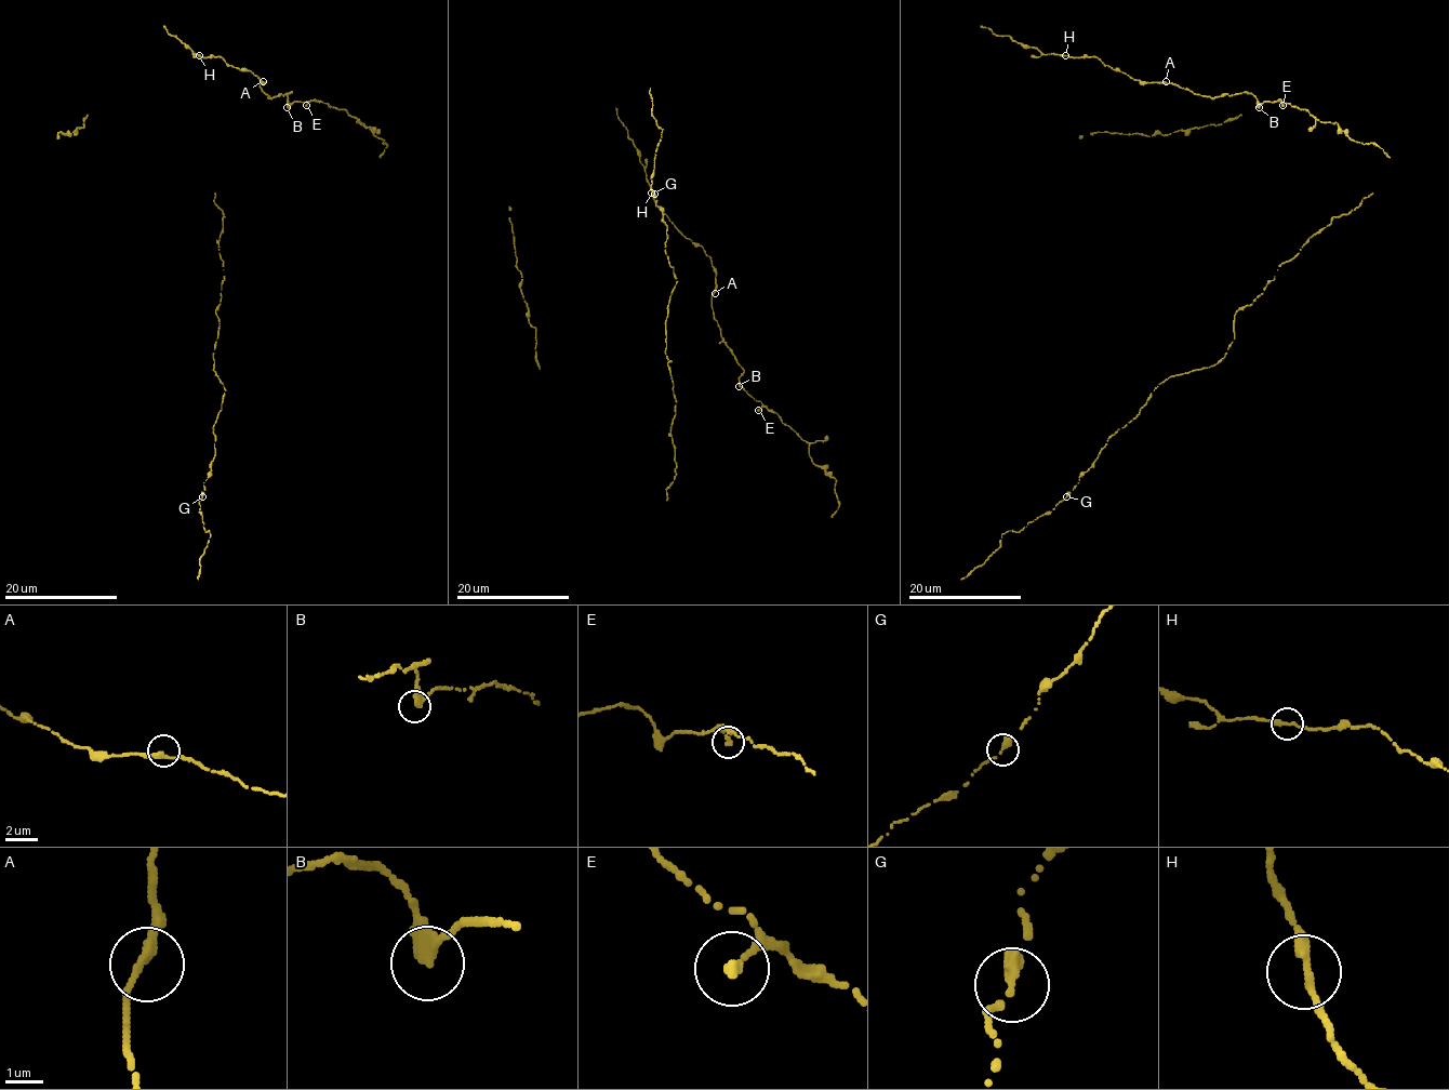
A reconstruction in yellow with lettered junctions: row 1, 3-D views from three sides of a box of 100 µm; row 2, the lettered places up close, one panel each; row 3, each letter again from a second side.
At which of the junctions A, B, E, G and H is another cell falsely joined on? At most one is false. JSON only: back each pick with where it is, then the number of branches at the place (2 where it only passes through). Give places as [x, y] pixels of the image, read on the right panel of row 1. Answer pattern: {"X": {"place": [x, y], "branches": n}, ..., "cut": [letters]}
{"cut": []}

